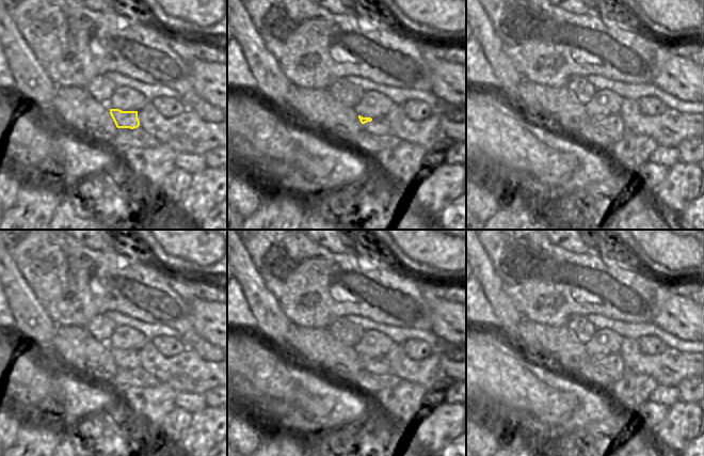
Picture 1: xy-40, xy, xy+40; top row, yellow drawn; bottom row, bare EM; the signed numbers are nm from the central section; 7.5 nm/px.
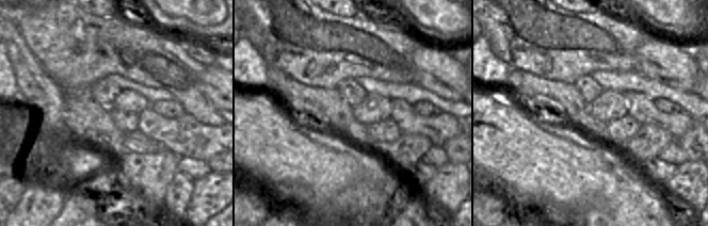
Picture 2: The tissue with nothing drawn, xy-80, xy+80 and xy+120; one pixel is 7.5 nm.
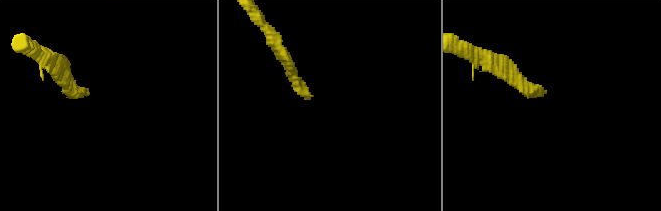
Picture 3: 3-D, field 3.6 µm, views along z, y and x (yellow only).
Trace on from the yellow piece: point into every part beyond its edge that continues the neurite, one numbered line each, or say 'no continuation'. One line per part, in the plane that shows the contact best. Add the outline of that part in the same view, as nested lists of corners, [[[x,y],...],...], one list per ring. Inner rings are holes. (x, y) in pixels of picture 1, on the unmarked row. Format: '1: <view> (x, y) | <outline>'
1: xy (379, 365) | [[[378,357],[371,361],[362,363],[362,369],[365,369],[371,374],[393,374],[385,357]]]

